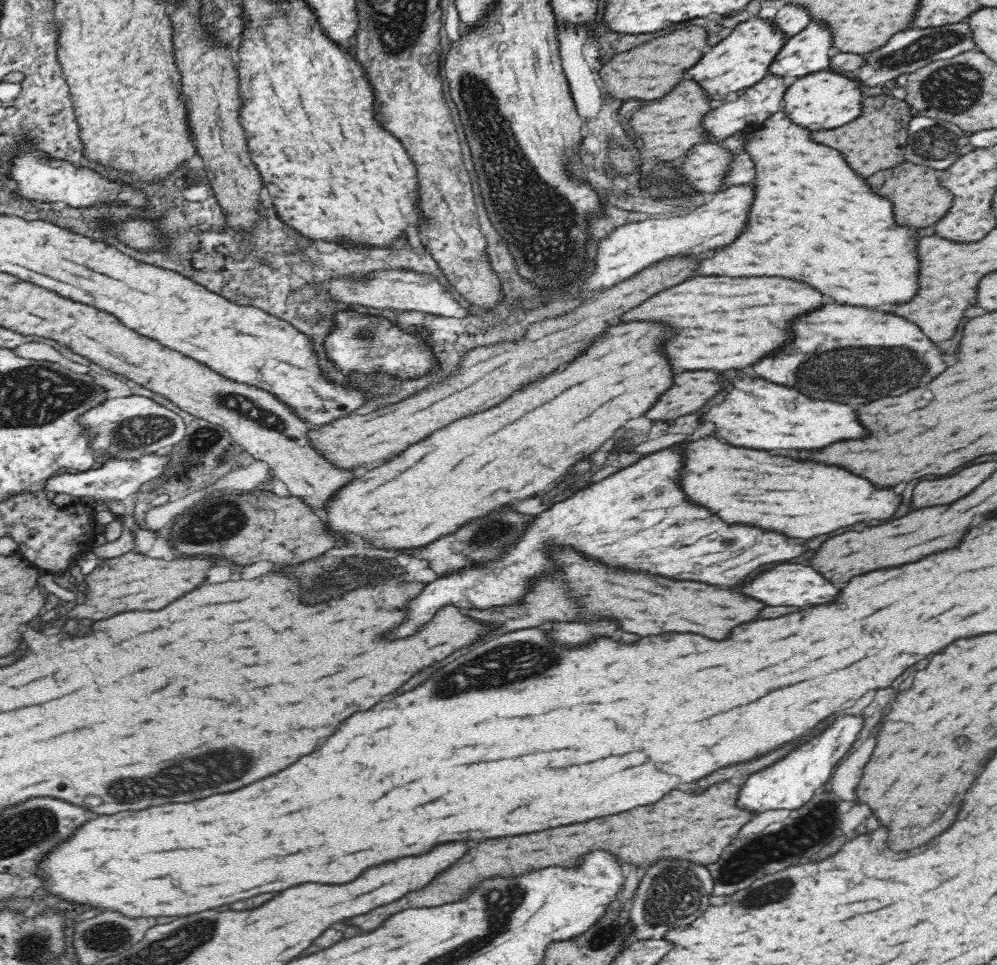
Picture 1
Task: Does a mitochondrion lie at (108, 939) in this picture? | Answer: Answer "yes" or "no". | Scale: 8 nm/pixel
yes

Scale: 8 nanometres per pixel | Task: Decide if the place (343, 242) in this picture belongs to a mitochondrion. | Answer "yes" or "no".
no

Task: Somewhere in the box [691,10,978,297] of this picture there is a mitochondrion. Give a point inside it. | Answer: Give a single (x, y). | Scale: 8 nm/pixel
(928, 45)

